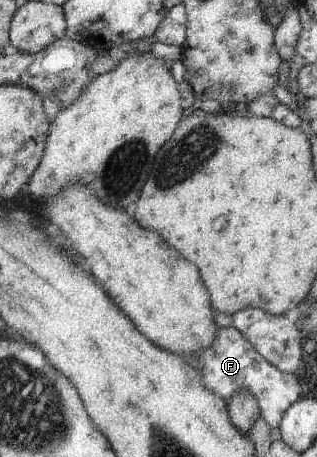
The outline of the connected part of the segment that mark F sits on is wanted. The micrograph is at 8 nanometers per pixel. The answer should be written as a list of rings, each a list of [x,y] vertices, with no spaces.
[[[235,327],[218,328],[213,344],[197,358],[203,365],[203,371],[198,372],[205,388],[224,398],[225,402],[240,388],[250,390],[259,405],[260,416],[271,429],[279,428],[285,411],[301,398],[295,374],[284,373],[270,365]]]

